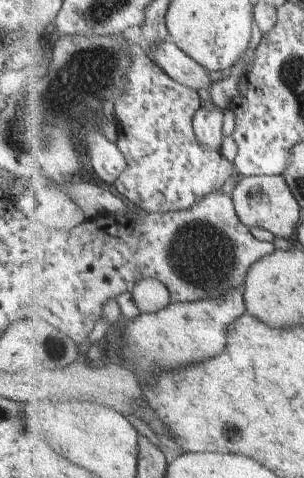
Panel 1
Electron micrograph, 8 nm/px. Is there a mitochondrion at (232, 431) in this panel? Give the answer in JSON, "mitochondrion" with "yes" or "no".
{"mitochondrion":"no"}

